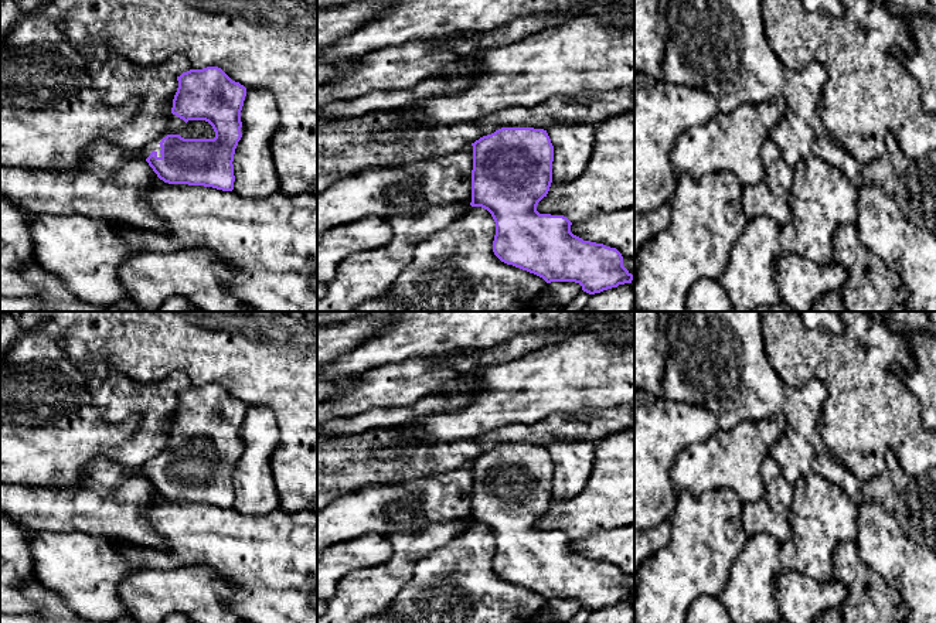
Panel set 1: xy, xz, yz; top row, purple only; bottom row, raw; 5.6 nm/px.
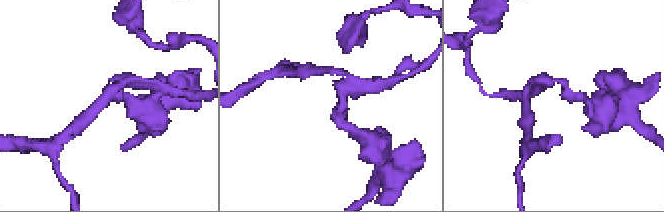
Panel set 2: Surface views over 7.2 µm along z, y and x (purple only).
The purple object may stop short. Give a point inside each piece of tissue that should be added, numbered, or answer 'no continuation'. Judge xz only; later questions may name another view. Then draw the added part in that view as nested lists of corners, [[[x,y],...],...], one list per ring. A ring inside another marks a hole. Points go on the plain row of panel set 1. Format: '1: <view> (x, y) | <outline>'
no continuation

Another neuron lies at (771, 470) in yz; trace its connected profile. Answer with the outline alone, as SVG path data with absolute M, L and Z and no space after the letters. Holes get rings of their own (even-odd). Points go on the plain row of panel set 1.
M773 457L762 464L765 493L760 501L745 504L743 530L748 537L767 534L784 544L792 534L789 507L793 500L793 484L786 480Z

